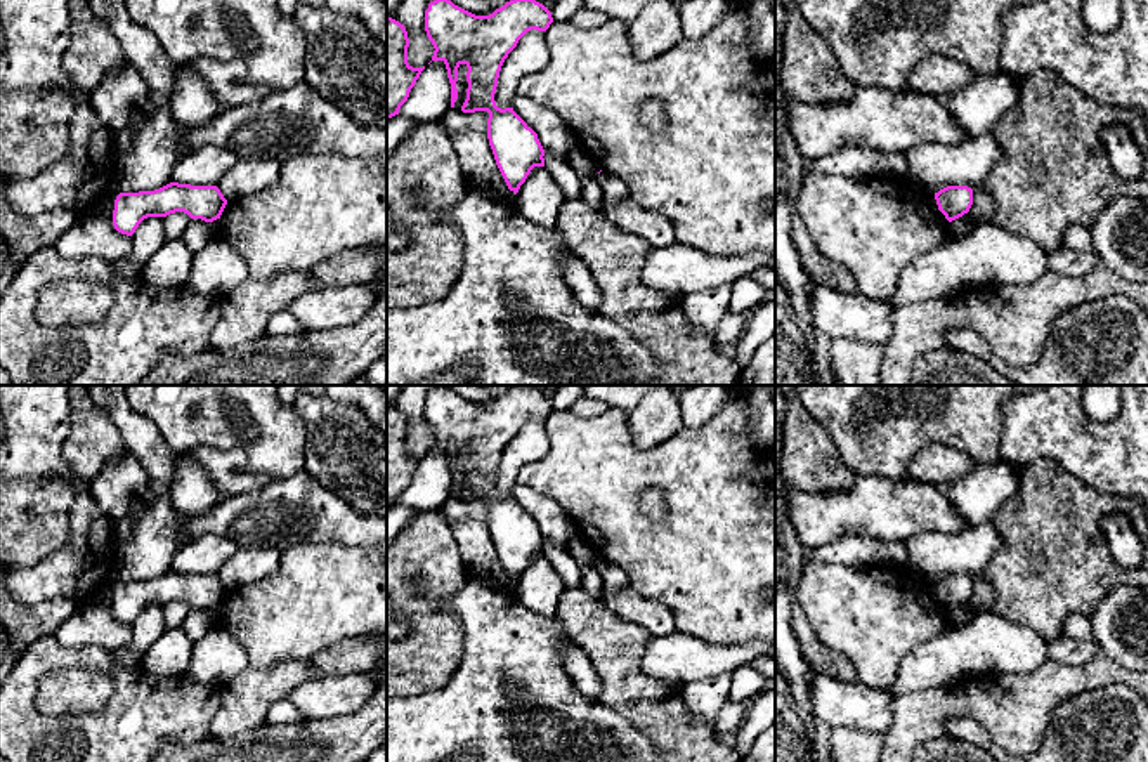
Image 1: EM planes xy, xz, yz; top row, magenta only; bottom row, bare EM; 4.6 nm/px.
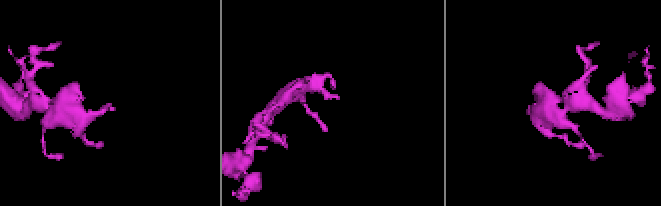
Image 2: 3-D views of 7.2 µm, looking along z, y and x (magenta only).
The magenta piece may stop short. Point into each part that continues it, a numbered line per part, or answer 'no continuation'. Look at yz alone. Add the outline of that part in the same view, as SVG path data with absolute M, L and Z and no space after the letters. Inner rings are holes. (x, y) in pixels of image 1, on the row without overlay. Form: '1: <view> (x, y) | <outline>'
no continuation

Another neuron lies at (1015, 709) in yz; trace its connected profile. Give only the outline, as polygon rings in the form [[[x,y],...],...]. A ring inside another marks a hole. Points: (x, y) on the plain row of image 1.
[[[1063,634],[1047,642],[1046,663],[1030,673],[987,673],[950,687],[897,696],[886,732],[857,727],[832,729],[832,755],[838,762],[999,762],[992,752],[956,739],[947,732],[947,719],[969,715],[1008,753],[1027,757],[1044,741],[1046,726],[1056,706],[1068,698],[1117,682],[1132,687],[1148,703],[1148,672],[1131,672],[1113,663],[1094,642]]]

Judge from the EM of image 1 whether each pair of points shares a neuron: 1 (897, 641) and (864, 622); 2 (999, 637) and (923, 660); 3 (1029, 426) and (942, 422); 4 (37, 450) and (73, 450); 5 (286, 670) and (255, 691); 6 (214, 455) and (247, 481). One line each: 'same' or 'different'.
1: same
2: same
3: different
4: different
5: same
6: same

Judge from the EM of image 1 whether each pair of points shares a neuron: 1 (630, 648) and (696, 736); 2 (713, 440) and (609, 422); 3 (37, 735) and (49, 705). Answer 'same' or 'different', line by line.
1: same
2: same
3: different

